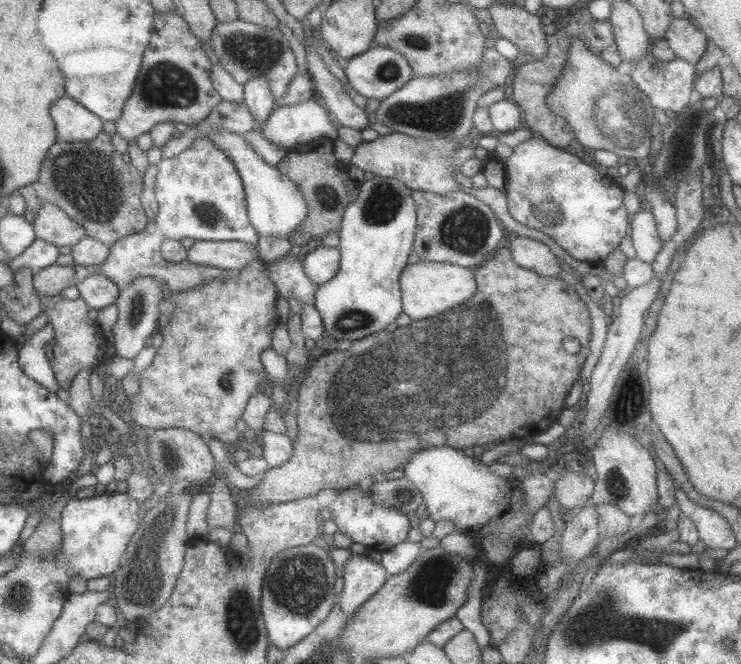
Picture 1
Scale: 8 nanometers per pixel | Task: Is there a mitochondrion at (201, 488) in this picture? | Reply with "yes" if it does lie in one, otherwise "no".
no

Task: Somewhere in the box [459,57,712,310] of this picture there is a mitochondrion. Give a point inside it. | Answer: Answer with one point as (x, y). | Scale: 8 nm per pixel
(547, 212)

